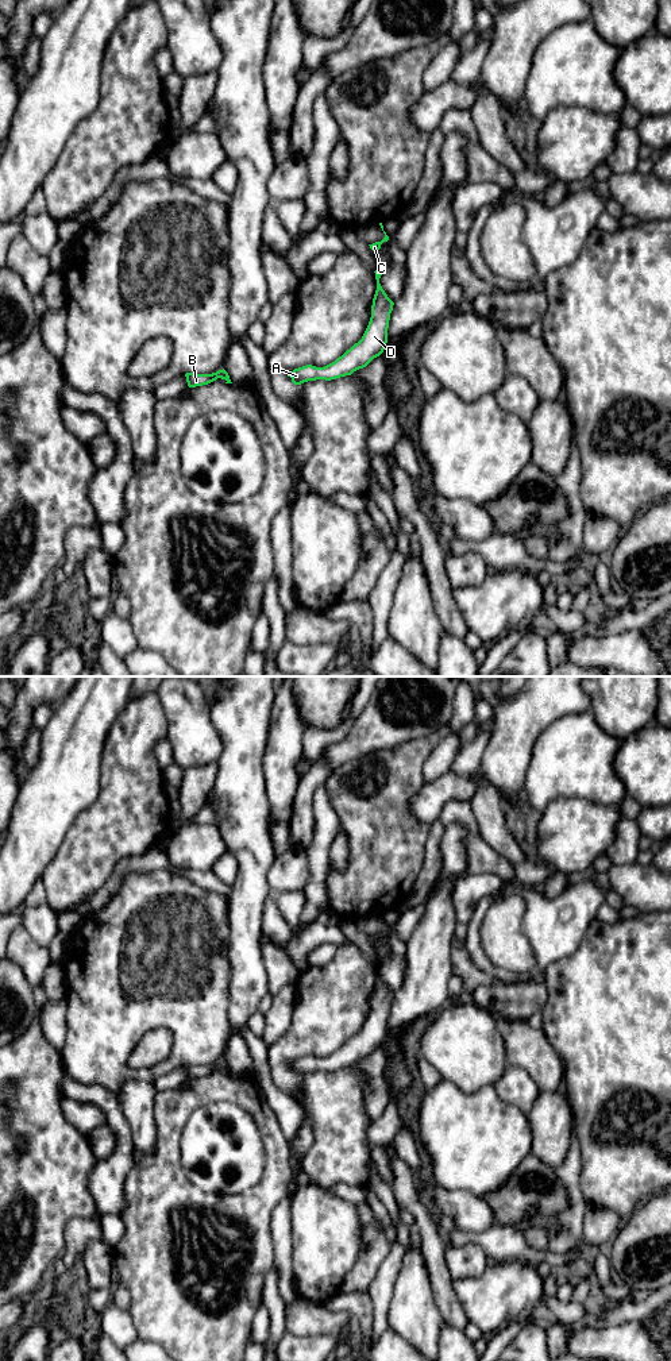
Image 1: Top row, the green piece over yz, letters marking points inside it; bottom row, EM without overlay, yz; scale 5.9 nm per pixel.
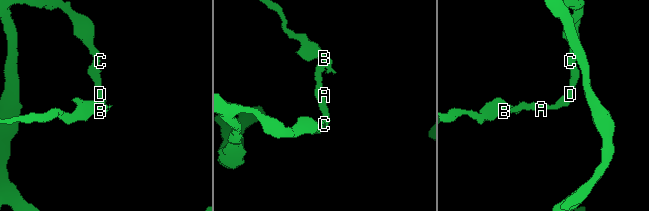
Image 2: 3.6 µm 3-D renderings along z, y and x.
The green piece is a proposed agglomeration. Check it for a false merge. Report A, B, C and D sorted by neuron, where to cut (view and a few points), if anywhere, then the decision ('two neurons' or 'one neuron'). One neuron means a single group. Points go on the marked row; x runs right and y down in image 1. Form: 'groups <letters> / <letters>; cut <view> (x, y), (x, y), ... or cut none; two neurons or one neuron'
groups A C D / B; cut yz (222, 370), (216, 377); two neurons

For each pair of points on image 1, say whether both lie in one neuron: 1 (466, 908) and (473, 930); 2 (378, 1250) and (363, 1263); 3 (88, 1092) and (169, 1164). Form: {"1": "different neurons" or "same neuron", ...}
{"1": "different neurons", "2": "same neuron", "3": "different neurons"}

